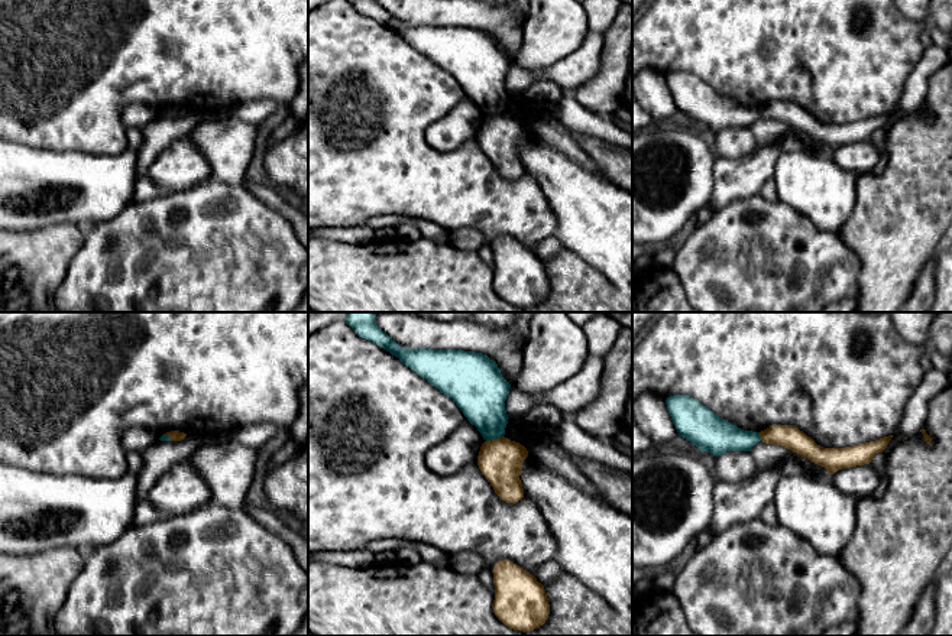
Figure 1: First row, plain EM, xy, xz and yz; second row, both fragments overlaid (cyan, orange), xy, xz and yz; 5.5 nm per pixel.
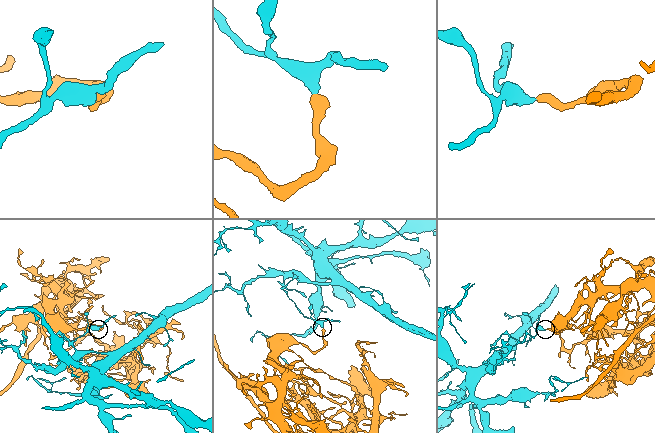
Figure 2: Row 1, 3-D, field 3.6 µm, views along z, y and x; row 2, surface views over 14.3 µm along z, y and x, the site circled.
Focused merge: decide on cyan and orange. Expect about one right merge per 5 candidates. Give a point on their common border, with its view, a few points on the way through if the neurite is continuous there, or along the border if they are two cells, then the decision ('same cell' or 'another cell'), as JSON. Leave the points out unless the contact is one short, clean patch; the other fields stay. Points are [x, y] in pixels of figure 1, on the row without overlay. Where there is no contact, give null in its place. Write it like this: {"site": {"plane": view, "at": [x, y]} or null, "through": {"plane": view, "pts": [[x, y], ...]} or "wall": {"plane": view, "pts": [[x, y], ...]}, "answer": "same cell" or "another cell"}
{"site": {"plane": "xz", "at": [494, 114]}, "wall": {"plane": "xz", "pts": [[502, 112], [486, 117]]}, "answer": "another cell"}

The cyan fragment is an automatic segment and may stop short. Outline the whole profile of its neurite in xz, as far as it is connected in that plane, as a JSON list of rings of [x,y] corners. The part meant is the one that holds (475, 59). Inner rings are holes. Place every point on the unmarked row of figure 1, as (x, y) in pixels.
[[[347,0],[354,9],[398,33],[441,69],[453,75],[483,116],[505,111],[505,77],[511,61],[486,30],[464,26],[404,25],[376,0]]]

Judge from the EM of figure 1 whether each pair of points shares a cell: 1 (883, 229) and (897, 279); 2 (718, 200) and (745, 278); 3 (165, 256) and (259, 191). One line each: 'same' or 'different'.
1: same
2: different
3: different

